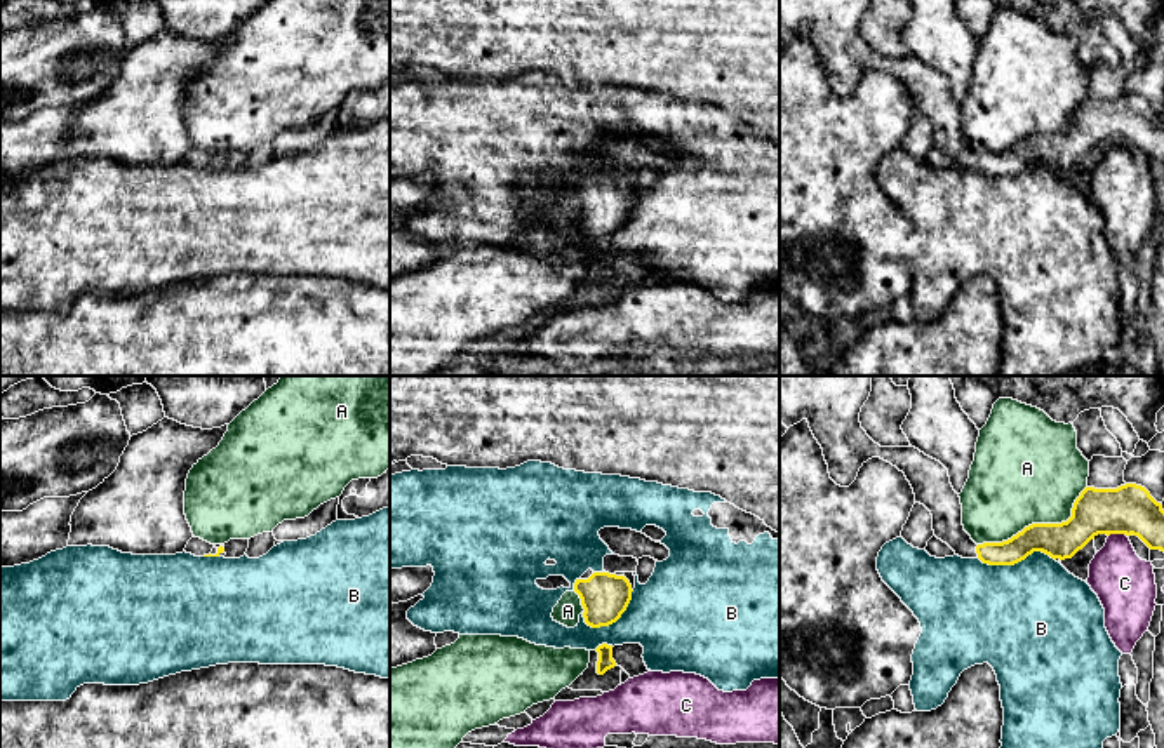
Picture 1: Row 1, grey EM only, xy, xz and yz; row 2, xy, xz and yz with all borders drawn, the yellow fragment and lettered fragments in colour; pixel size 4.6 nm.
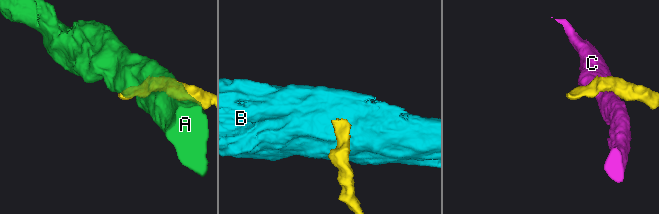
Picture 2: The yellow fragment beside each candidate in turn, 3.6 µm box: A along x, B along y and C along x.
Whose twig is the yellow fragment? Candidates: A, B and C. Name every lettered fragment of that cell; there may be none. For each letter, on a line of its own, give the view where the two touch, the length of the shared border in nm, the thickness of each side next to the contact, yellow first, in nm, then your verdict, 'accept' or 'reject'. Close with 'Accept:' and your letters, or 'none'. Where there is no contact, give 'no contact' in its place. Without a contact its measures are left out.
A: contact in yz; length 550 nm; calibres 190 and 480 nm; reject
B: contact in yz; length 360 nm; calibres 160 and 500 nm; reject
C: contact in yz; length 90 nm; calibres 220 and 280 nm; reject
Accept: none

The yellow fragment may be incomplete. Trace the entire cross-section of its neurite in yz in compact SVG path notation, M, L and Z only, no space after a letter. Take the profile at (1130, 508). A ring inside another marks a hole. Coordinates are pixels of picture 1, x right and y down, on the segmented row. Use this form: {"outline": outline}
{"outline": "M779 376L779 421L790 428L802 419L823 449L830 478L849 487L860 468L872 457L880 457L910 482L915 503L924 504L933 515L933 531L938 539L947 543L962 558L980 558L988 565L1014 565L1034 551L1042 551L1051 558L1072 558L1098 534L1138 536L1150 550L1164 551L1164 510L1150 492L1136 484L1117 489L1086 487L1075 499L1072 517L1061 524L1032 524L1021 532L1002 543L976 544L962 525L962 504L953 491L948 470L936 459L915 447L880 447L861 428L860 412L872 391L872 376Z"}

